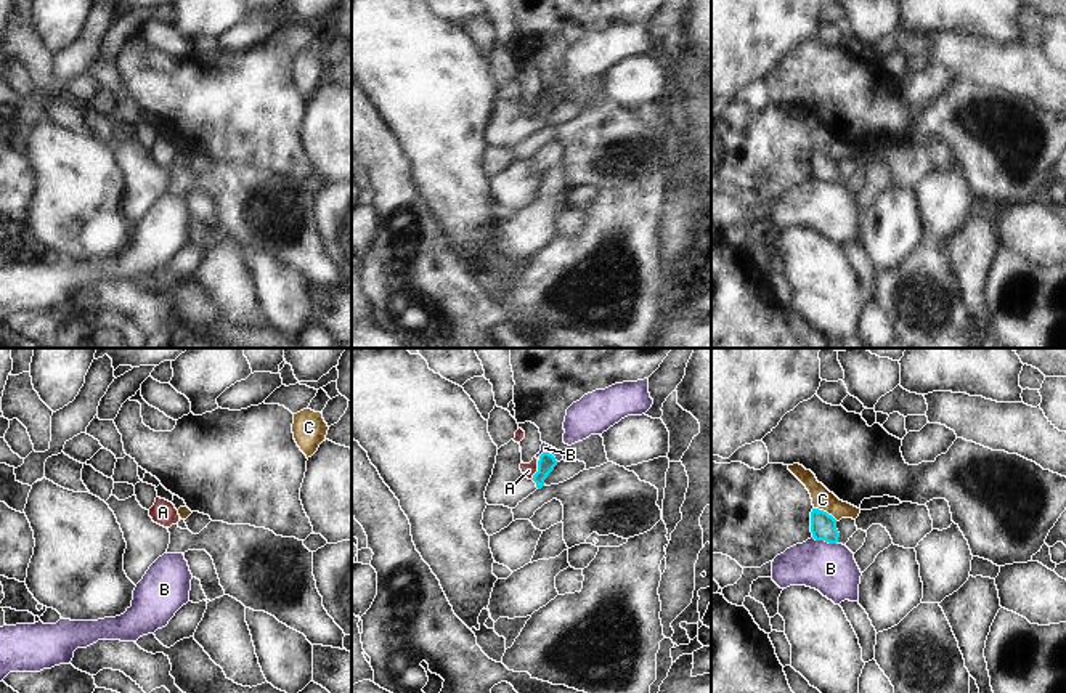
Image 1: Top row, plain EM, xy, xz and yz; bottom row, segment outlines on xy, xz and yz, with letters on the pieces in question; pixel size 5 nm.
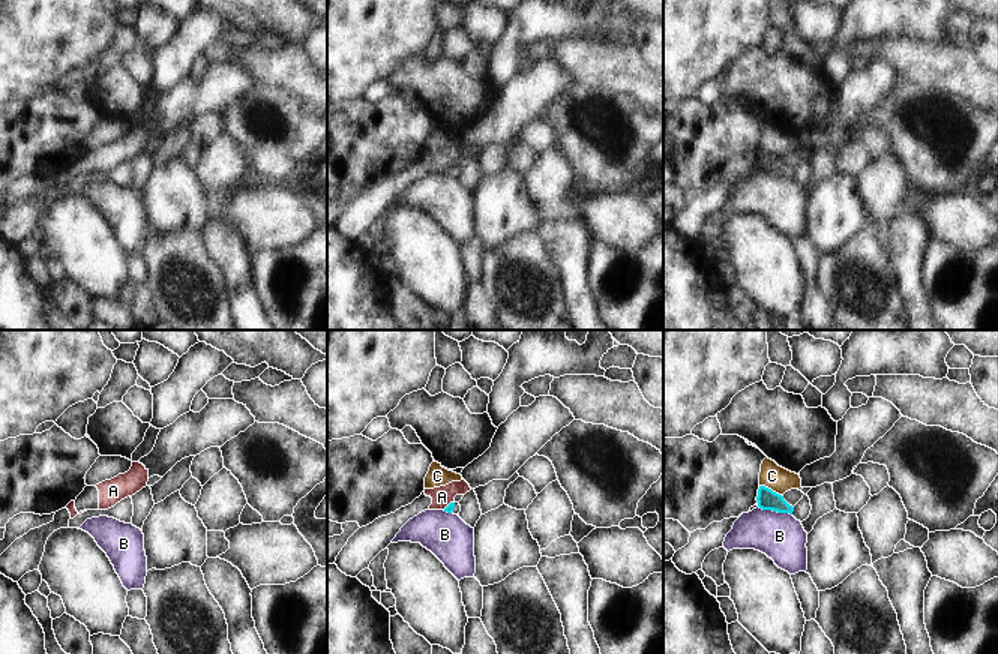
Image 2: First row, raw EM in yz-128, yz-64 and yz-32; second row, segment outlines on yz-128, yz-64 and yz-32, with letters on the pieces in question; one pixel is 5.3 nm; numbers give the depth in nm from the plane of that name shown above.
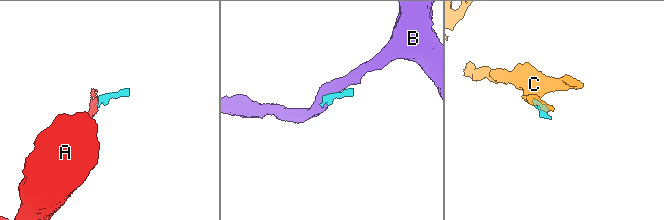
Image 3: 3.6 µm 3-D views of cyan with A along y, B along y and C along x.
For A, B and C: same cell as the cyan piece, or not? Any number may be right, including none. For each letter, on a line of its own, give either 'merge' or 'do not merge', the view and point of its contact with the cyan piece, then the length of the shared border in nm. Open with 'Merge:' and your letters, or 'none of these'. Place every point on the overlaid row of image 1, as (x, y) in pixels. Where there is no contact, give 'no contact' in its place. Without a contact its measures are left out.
Merge: none of these
A: do not merge | xz (538, 470) | 100 nm
B: do not merge | yz (825, 541) | 130 nm
C: do not merge | yz (825, 512) | 140 nm

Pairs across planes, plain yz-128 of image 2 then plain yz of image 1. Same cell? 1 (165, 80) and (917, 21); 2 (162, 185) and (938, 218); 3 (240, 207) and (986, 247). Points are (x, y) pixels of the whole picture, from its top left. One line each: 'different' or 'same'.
1: same
2: different
3: different

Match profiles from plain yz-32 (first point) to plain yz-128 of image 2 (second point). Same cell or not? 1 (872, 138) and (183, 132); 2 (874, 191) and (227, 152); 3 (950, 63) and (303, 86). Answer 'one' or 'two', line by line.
1: two
2: one
3: one

